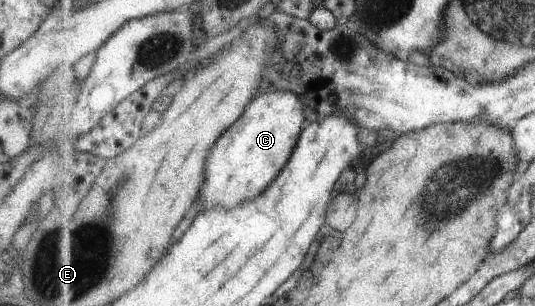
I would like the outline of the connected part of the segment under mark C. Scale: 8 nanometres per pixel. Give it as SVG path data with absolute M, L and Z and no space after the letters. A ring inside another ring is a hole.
M270 91L265 95L259 95L257 99L253 98L245 113L221 135L209 153L207 167L205 167L207 169L205 183L203 183L201 193L197 197L197 201L201 203L200 212L207 211L211 207L225 207L225 209L239 207L249 197L255 197L263 189L267 189L267 185L281 173L285 163L291 159L293 149L296 149L301 132L304 130L303 125L305 125L306 120L307 115L305 115L303 101L295 91Z

